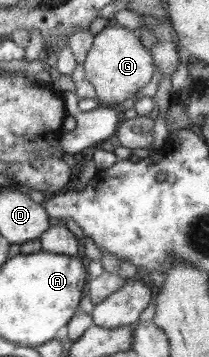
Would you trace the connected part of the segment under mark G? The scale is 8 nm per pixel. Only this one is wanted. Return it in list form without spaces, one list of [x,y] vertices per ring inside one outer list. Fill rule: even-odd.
[[[115,23],[109,24],[94,36],[83,66],[86,80],[95,88],[95,99],[102,106],[129,101],[153,80],[156,72],[154,58],[140,42],[137,32]]]

